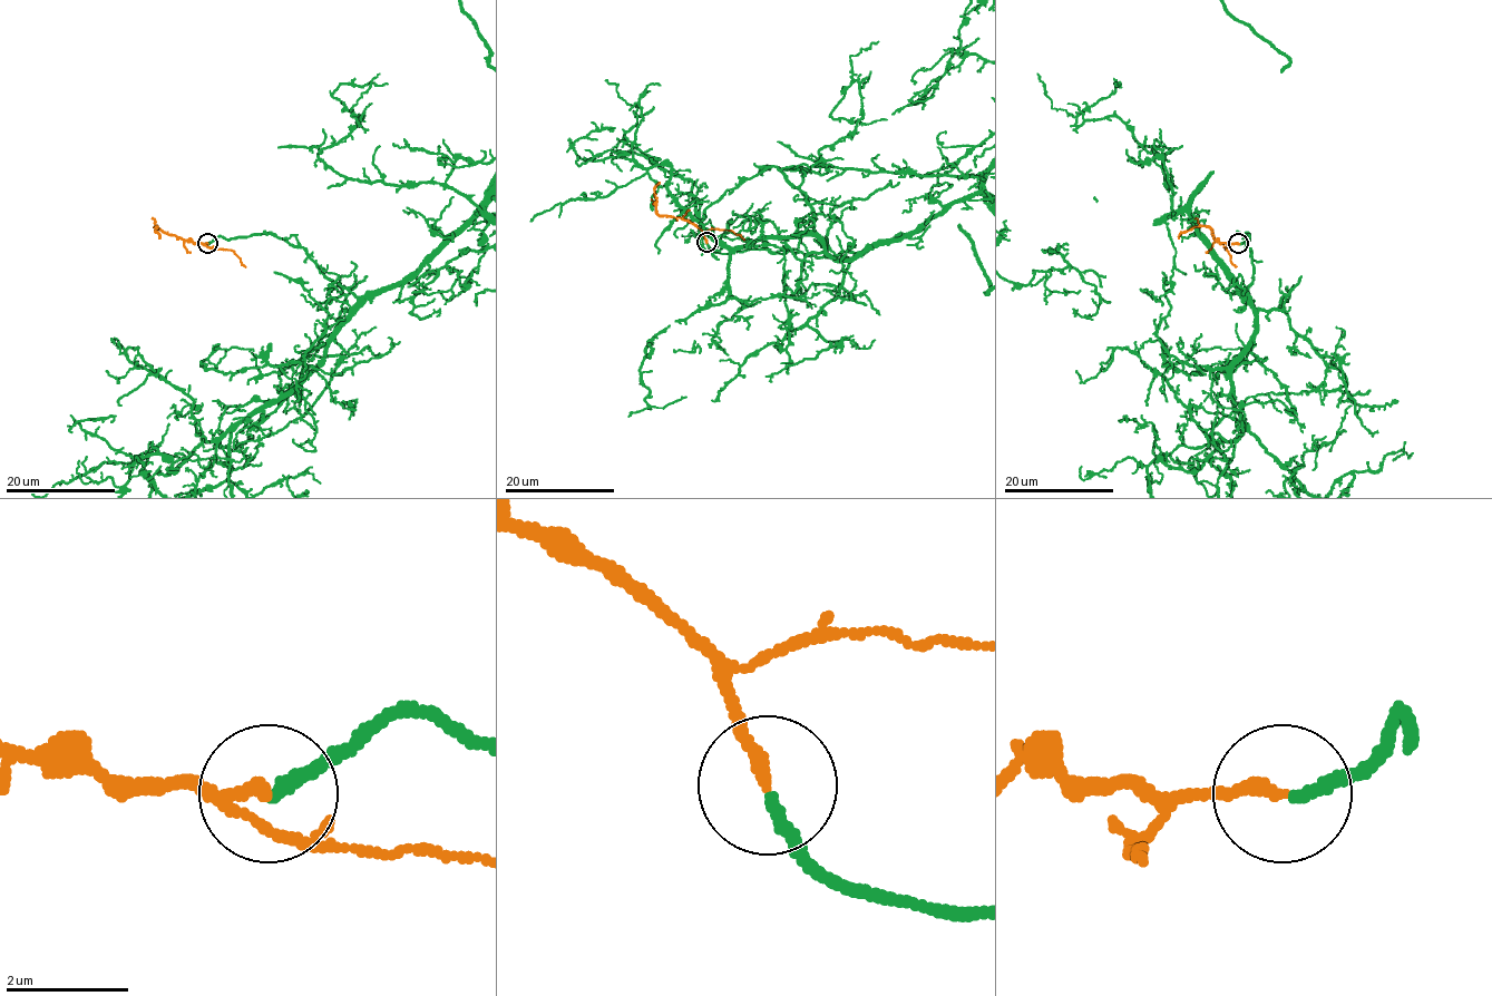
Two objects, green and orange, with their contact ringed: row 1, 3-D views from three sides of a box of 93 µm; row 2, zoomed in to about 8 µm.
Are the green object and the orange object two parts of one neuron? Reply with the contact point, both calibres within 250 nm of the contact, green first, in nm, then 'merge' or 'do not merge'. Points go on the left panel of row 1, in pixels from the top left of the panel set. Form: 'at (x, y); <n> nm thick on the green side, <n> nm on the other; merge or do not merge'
at (207, 243); 200 nm thick on the green side, 200 nm on the other; merge

